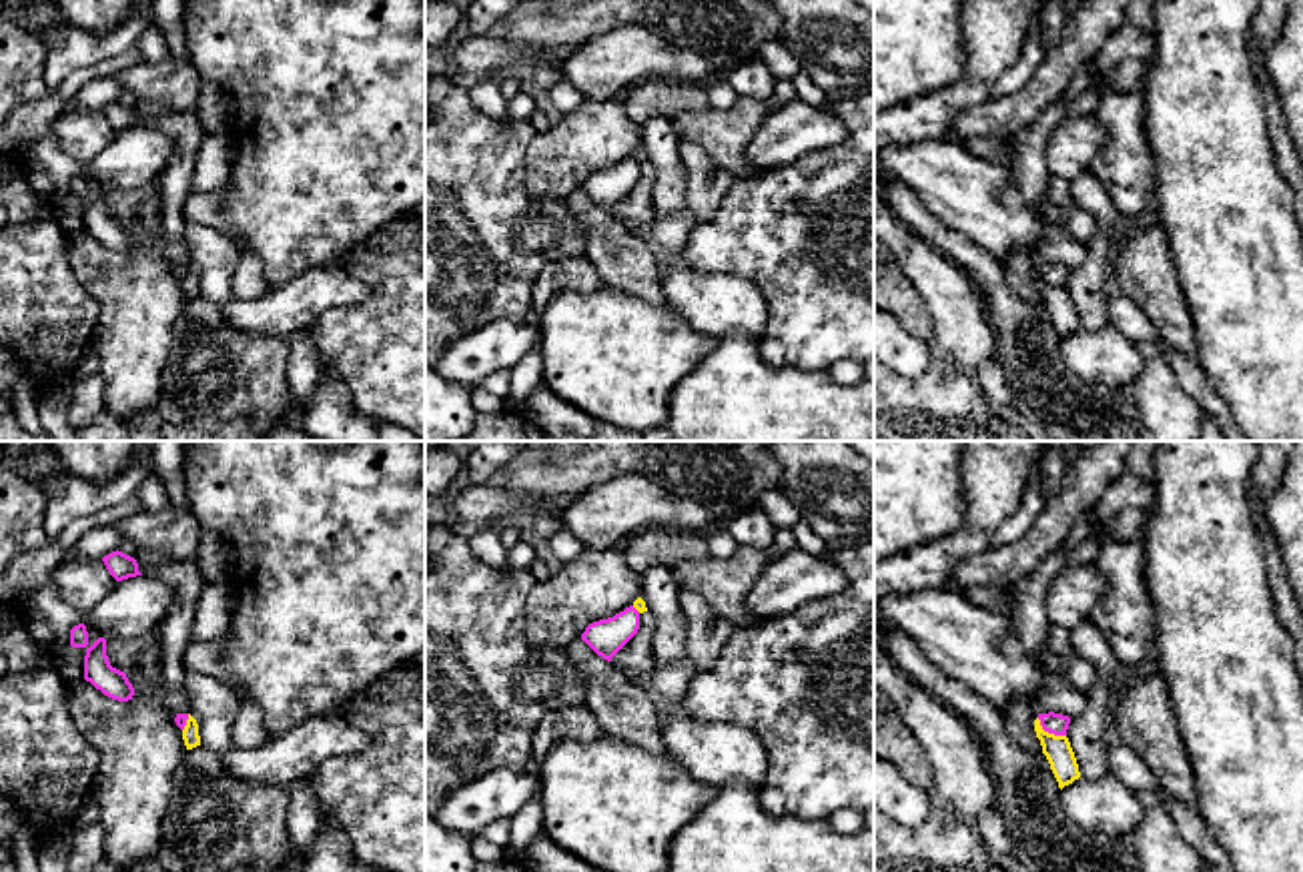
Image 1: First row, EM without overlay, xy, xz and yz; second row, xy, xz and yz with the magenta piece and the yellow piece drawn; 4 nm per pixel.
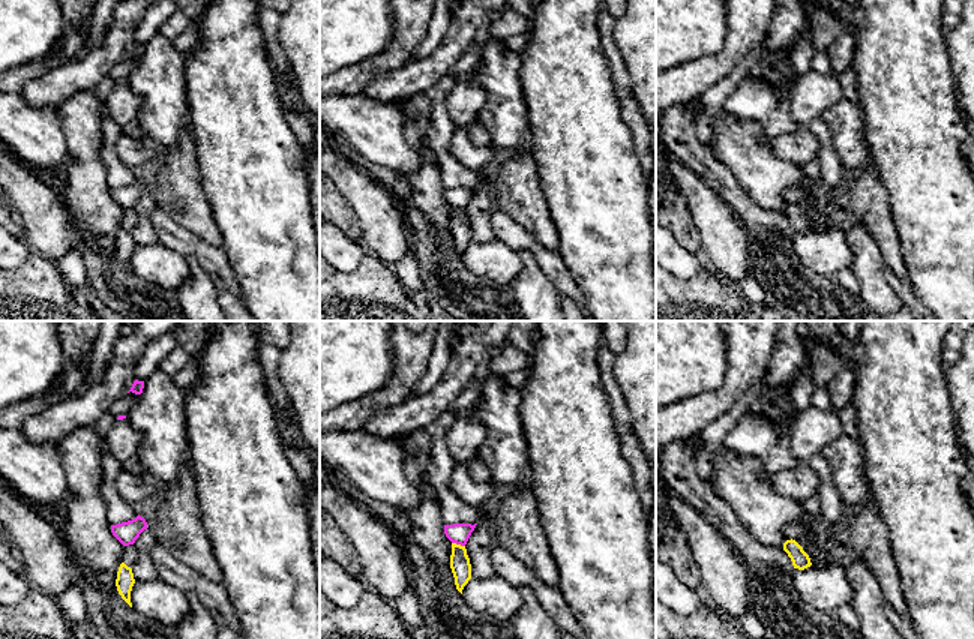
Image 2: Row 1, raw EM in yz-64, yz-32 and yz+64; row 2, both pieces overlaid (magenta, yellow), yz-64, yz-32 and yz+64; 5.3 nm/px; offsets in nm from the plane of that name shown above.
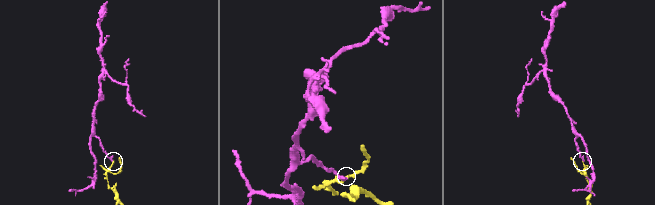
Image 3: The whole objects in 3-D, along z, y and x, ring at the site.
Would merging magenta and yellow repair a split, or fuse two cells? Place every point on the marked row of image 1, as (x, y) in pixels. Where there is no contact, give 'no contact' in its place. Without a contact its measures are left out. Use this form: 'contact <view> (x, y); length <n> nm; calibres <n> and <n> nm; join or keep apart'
contact yz (1049, 732); length 140 nm; calibres 90 and 110 nm; keep apart

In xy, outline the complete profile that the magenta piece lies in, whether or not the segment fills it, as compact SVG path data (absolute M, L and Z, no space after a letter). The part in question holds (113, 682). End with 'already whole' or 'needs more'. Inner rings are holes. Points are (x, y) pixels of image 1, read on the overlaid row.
M98 637L84 656L84 680L90 682L104 696L128 702L134 696L134 688L126 674L112 668L106 656L106 639Z; already whole

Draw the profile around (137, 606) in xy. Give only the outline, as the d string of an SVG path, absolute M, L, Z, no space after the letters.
M128 577L84 615L84 625L96 627L104 639L144 637L164 623L172 601L172 587L160 579Z

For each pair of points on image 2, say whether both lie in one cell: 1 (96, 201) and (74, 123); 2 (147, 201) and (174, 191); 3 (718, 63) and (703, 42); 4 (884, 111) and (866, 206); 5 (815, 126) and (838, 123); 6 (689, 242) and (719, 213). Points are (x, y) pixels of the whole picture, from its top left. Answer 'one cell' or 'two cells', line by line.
1: one cell
2: two cells
3: two cells
4: two cells
5: two cells
6: two cells

